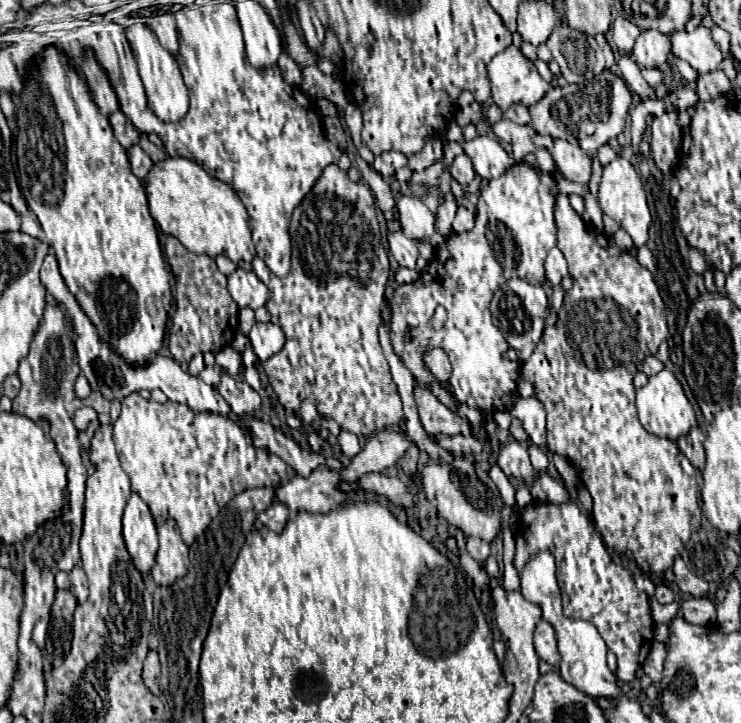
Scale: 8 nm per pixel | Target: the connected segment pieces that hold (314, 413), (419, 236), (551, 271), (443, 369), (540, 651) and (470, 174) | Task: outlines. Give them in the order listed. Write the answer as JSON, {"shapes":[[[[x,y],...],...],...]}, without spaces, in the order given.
{"shapes":[[[[304,400],[304,402],[302,402],[302,406],[300,406],[300,416],[302,416],[304,422],[312,422],[312,420],[320,418],[316,406],[314,406],[310,400]]],[[[404,194],[396,202],[396,206],[400,212],[400,224],[404,226],[402,232],[410,240],[426,240],[428,242],[436,230],[434,230],[434,216],[424,206],[422,198],[418,198],[414,194]]],[[[554,246],[550,252],[548,252],[548,258],[546,258],[546,278],[550,280],[552,286],[560,284],[560,280],[568,274],[568,268],[566,268],[566,258],[562,256],[562,252]]],[[[436,348],[436,350],[430,350],[426,356],[424,356],[424,362],[428,364],[430,372],[440,380],[440,382],[448,382],[450,378],[450,362],[446,358],[446,354]]],[[[544,620],[534,632],[534,647],[540,659],[558,668],[561,657],[557,649],[556,633],[552,625]]],[[[460,154],[460,156],[454,158],[452,168],[450,168],[450,174],[452,174],[452,178],[458,180],[462,186],[470,184],[470,182],[474,180],[474,176],[476,176],[476,174],[474,174],[474,168],[472,168],[472,162],[468,160],[466,154]]]]}

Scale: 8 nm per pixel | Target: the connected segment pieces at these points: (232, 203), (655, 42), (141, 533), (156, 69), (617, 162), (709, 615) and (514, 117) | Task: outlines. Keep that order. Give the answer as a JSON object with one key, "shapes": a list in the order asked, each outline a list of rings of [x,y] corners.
{"shapes":[[[[168,156],[160,164],[152,166],[148,176],[144,178],[144,188],[148,194],[150,214],[152,214],[154,222],[158,222],[158,226],[162,228],[164,234],[176,236],[190,252],[208,254],[212,258],[216,258],[218,254],[224,254],[234,263],[241,260],[250,262],[256,256],[255,246],[250,240],[248,216],[246,216],[246,210],[244,210],[240,198],[228,184],[214,180],[200,164],[186,160],[186,158],[170,158]]],[[[644,30],[634,48],[632,48],[632,56],[630,56],[640,68],[658,68],[660,64],[676,64],[680,74],[687,82],[697,81],[699,74],[690,64],[683,60],[674,58],[674,54],[670,52],[670,44],[668,44],[668,36],[660,34],[658,30]]],[[[132,492],[132,496],[128,498],[124,510],[124,540],[134,560],[134,566],[142,574],[148,574],[156,562],[158,536],[156,536],[156,524],[152,512],[144,504],[144,500],[136,496],[136,492]]],[[[144,24],[128,26],[126,28],[126,38],[130,42],[132,54],[134,54],[136,64],[138,64],[140,78],[142,78],[144,88],[146,88],[148,108],[162,122],[178,122],[180,118],[184,118],[186,112],[188,112],[188,90],[184,86],[184,80],[182,80],[182,74],[180,74],[180,68],[178,68],[174,56],[166,48],[162,48],[156,34]]],[[[624,156],[614,158],[608,166],[604,166],[602,170],[602,178],[600,178],[600,188],[598,188],[598,206],[604,214],[608,214],[614,222],[620,224],[620,228],[624,228],[630,238],[634,240],[634,246],[642,246],[648,240],[648,226],[652,222],[648,204],[646,204],[646,192],[644,192],[644,184],[640,174],[636,172],[636,168],[632,166],[630,160],[626,160]]],[[[688,598],[680,604],[684,620],[698,626],[714,626],[716,624],[716,606],[710,598]]],[[[514,104],[506,114],[506,118],[510,118],[512,122],[516,124],[530,124],[530,114],[528,114],[528,108],[522,106],[522,104]]]]}

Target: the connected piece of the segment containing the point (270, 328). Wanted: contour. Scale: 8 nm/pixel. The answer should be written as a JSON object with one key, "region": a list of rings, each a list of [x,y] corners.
{"region":[[[256,322],[250,332],[250,342],[256,356],[260,360],[268,360],[276,352],[280,352],[280,348],[284,346],[284,332],[280,326],[272,322],[266,322],[266,324]]]}

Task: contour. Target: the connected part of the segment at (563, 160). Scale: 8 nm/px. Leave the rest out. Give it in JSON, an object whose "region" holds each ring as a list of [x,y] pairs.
{"region":[[[554,140],[554,146],[550,148],[550,154],[554,158],[554,164],[558,162],[558,170],[568,180],[588,184],[590,172],[592,172],[592,162],[580,146],[570,144],[568,140]]]}

